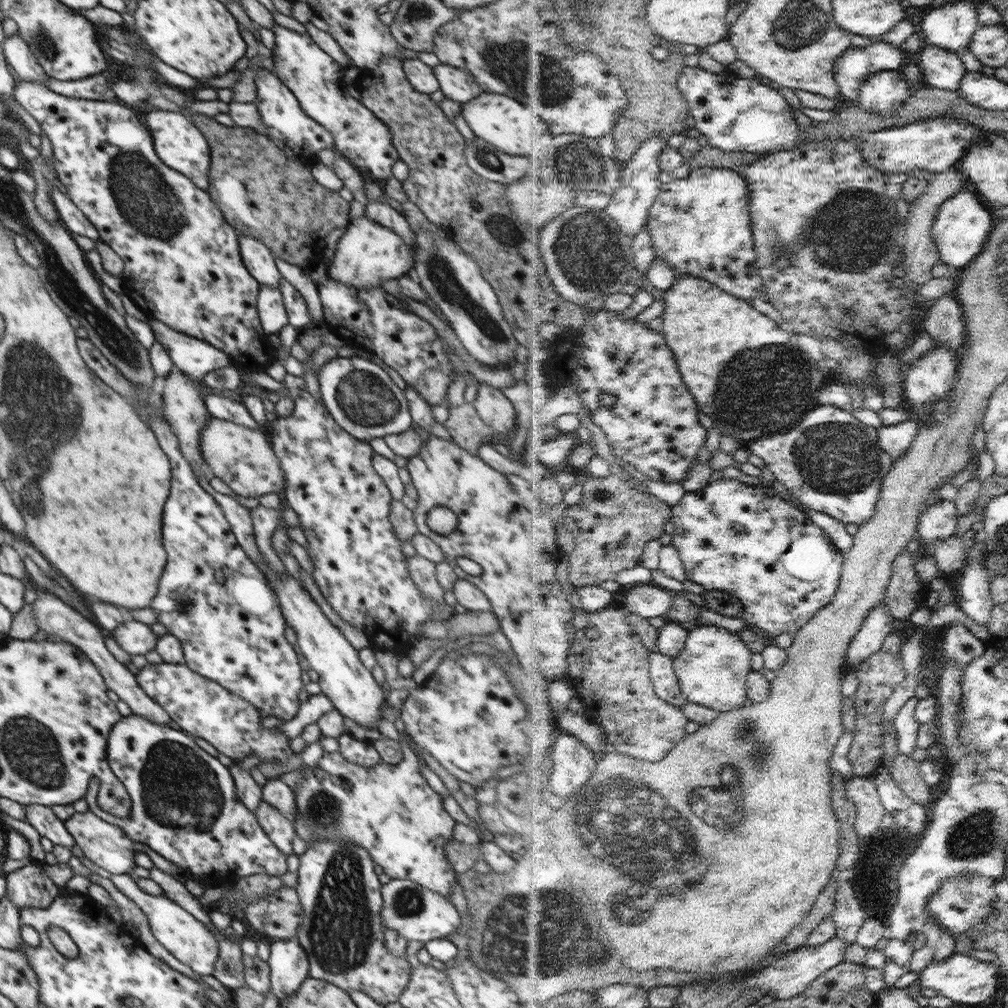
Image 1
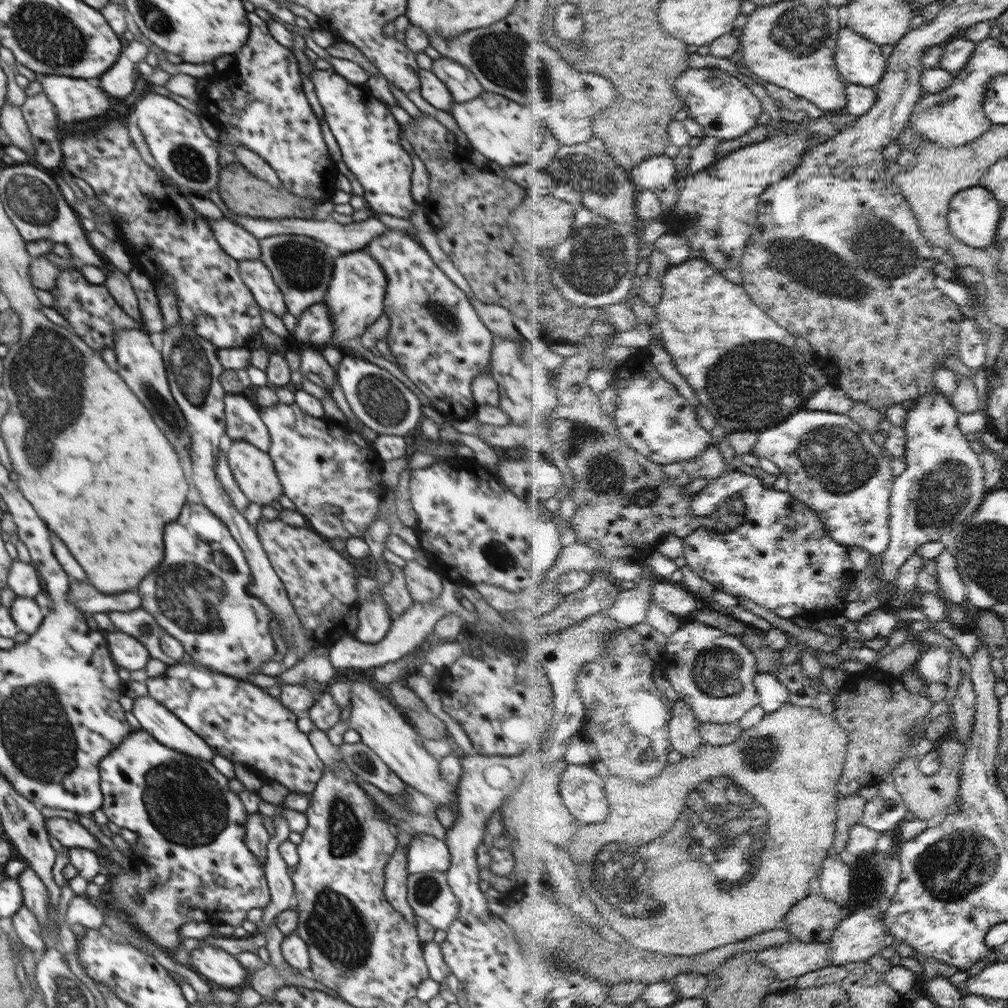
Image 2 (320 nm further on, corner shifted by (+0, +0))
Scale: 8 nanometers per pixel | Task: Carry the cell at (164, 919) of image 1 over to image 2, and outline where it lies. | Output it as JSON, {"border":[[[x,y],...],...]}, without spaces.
{"border":[[[199,944],[190,954],[190,962],[200,974],[220,988],[237,991],[247,986],[250,973],[235,955],[213,944]]]}

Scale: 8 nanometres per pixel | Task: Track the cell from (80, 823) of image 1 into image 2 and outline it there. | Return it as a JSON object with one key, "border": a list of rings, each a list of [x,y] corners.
{"border":[[[52,816],[52,818],[45,819],[45,829],[69,850],[79,847],[96,852],[102,845],[98,839],[90,834],[88,829],[79,822],[70,819]]]}

